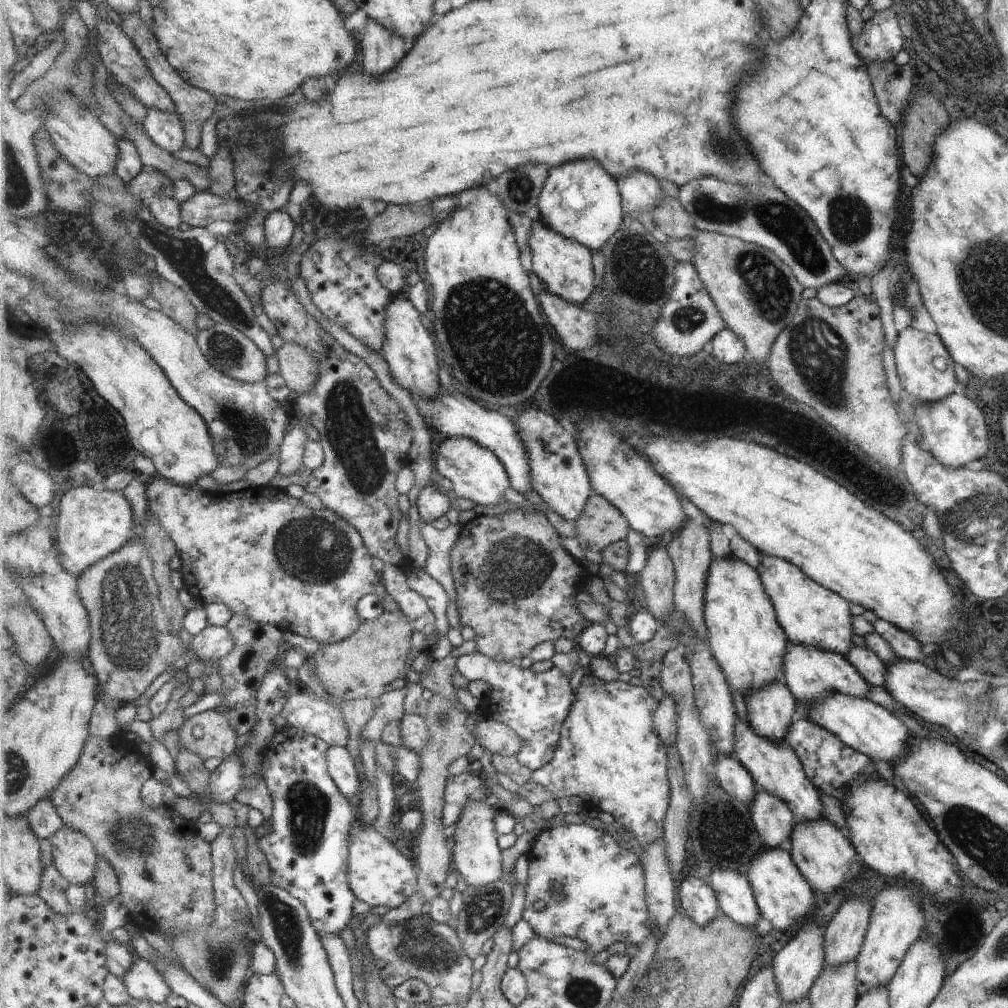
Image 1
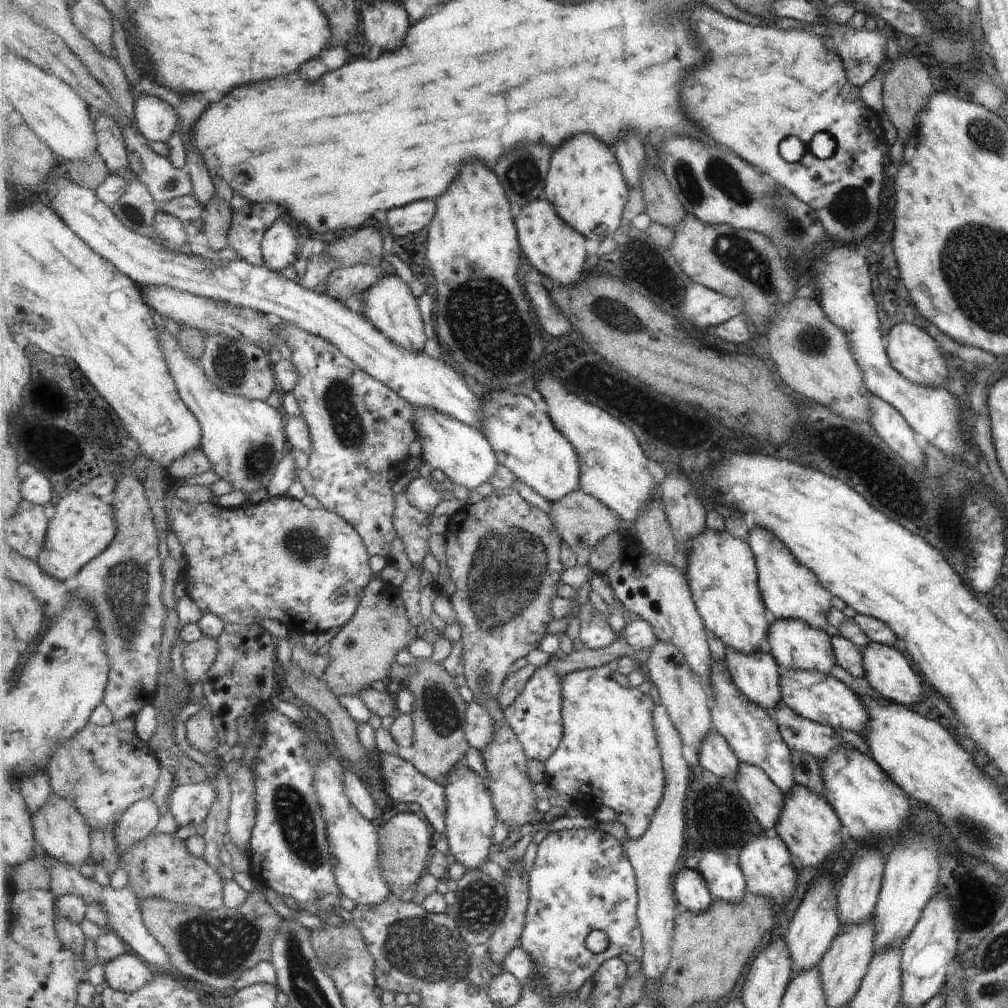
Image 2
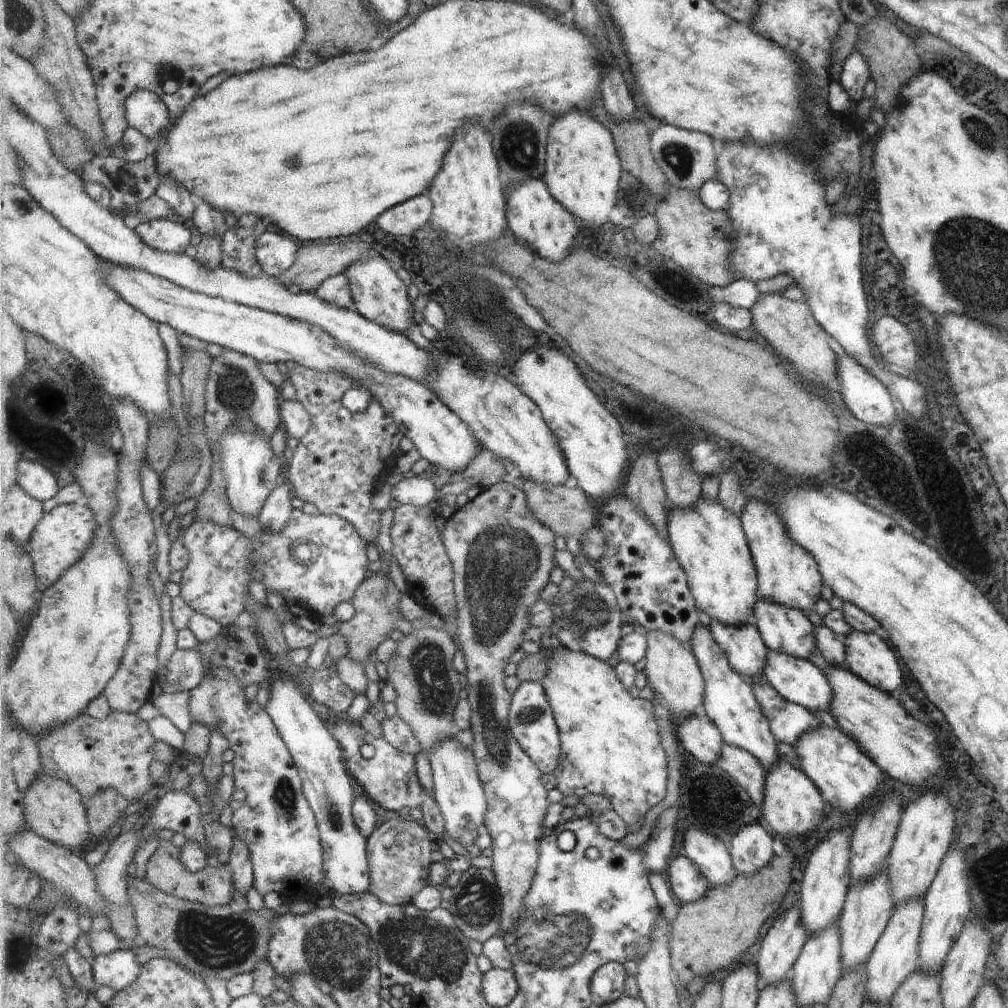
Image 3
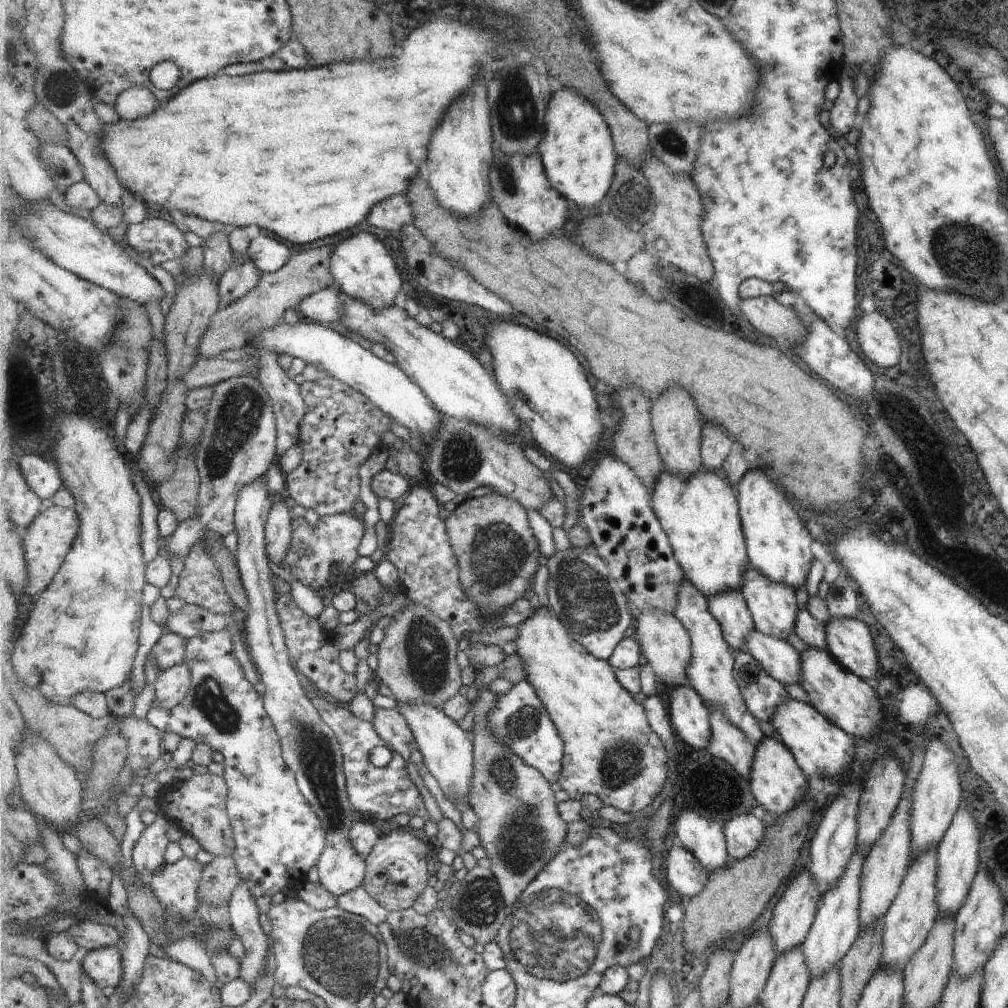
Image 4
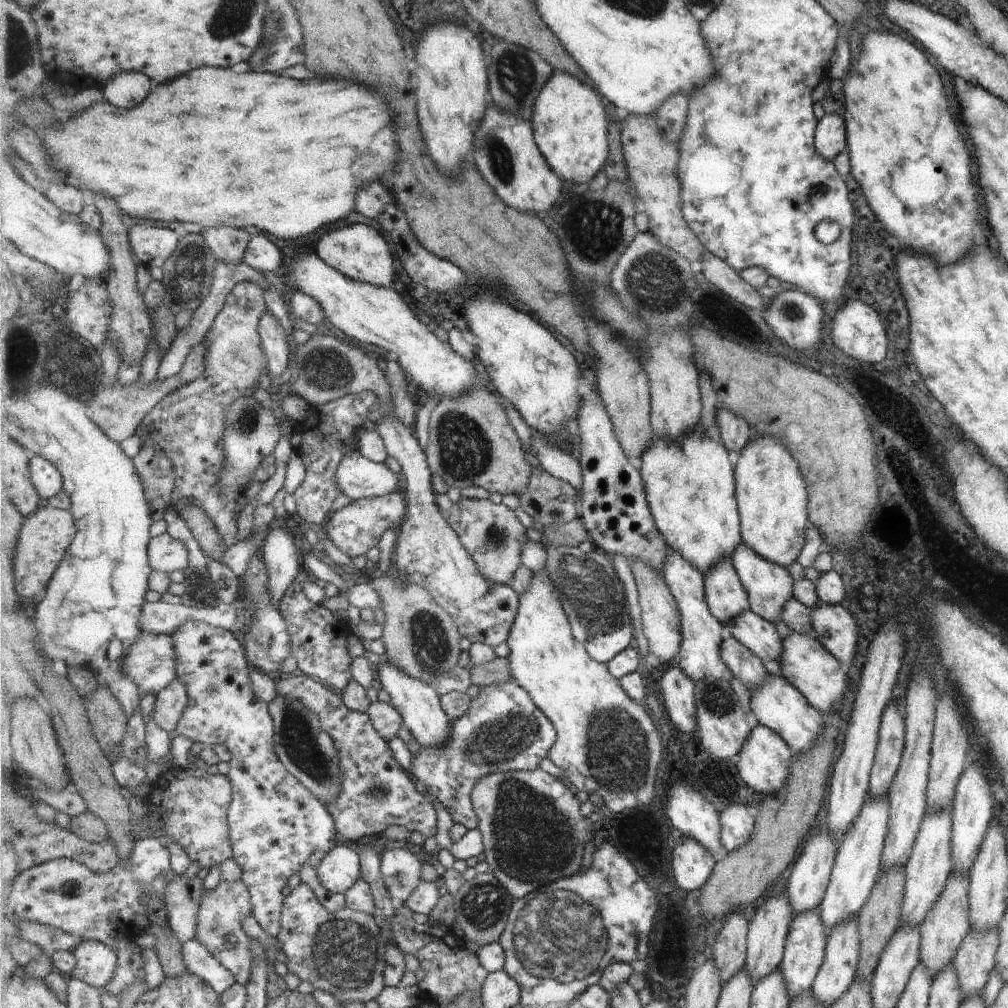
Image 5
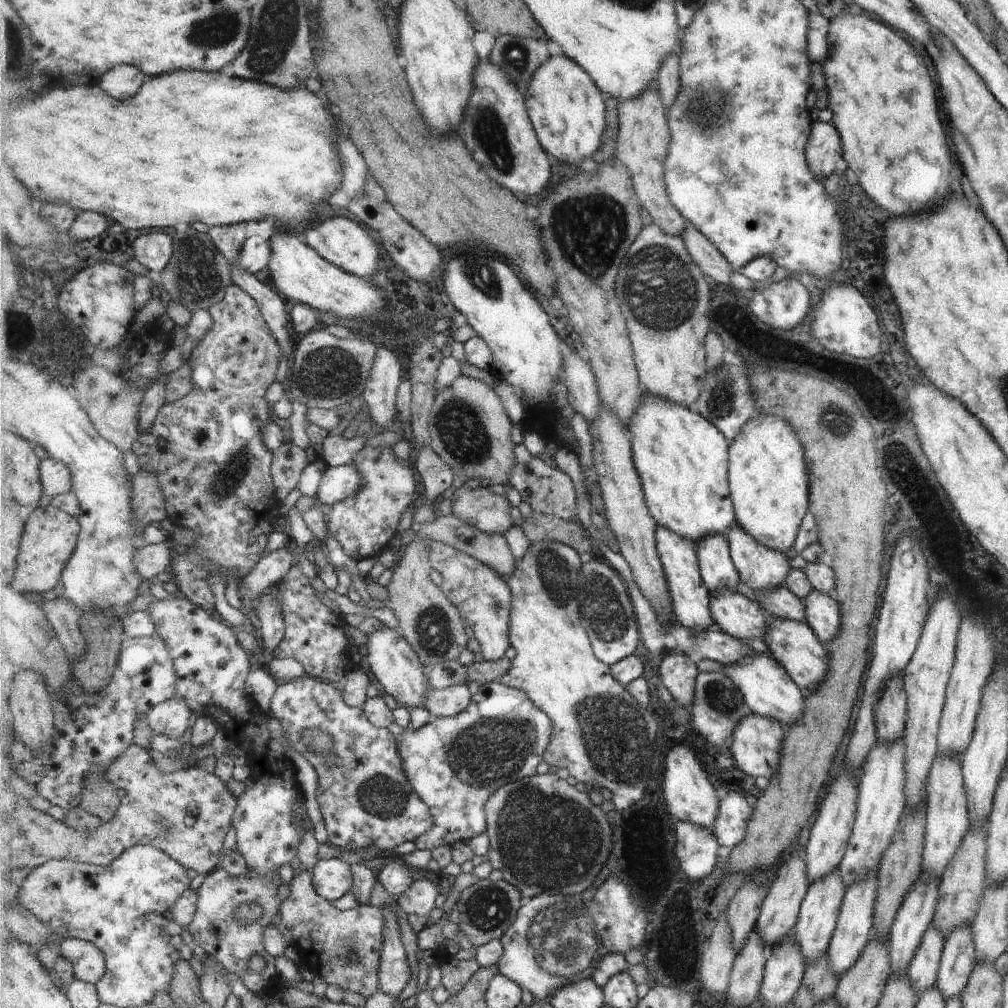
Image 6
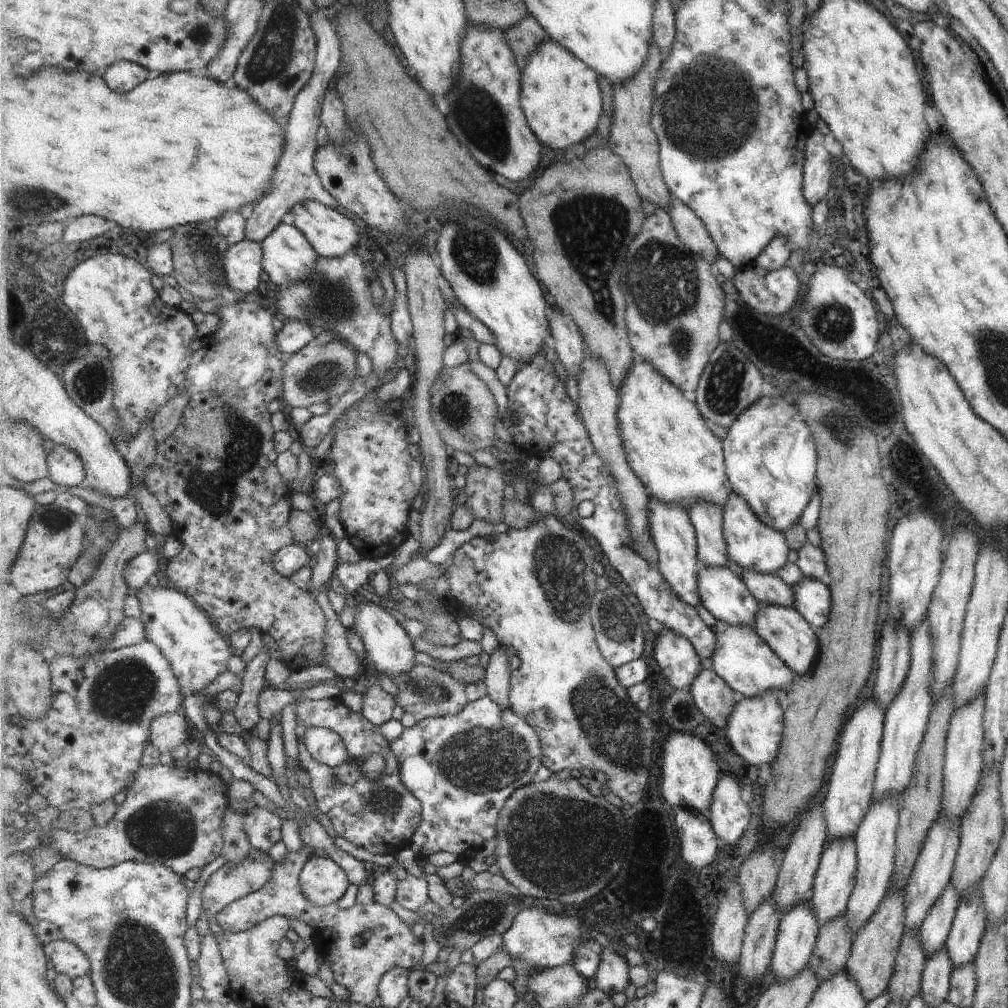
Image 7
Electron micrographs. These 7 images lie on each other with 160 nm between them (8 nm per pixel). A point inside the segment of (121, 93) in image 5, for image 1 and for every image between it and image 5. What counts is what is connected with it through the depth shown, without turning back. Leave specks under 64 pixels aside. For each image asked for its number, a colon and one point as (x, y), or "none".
1: (166, 129)
2: (156, 118)
3: (145, 111)
4: (136, 103)

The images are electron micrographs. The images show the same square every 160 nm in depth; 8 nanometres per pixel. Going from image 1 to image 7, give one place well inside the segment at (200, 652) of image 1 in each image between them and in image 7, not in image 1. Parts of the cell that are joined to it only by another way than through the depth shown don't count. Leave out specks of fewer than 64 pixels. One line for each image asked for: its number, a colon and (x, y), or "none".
2: (198, 657)
3: (185, 671)
4: (172, 685)
5: (170, 705)
6: (173, 718)
7: (169, 731)

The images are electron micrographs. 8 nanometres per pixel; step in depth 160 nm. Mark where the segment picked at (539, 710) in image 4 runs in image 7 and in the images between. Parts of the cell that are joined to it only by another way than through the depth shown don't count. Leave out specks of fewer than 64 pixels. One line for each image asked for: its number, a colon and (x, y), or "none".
5: (505, 730)
6: (455, 763)
7: (463, 768)

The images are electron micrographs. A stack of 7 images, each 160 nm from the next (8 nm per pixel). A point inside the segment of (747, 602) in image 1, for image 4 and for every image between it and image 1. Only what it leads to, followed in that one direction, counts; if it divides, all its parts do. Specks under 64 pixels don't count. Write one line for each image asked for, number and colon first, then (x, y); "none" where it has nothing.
2: (723, 574)
3: (709, 540)
4: (701, 515)

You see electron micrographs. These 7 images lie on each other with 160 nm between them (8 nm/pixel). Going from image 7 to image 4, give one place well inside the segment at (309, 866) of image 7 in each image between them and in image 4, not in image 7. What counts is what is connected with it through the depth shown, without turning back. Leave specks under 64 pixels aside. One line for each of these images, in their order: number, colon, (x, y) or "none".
4: (312, 750)
5: (340, 870)
6: (333, 879)

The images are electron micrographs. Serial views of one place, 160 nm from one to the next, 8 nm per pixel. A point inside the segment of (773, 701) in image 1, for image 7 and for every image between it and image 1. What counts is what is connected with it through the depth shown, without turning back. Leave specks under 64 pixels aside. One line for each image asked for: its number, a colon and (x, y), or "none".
2: (758, 675)
3: (747, 651)
4: (731, 611)
5: (728, 598)
6: (719, 573)
7: (708, 518)

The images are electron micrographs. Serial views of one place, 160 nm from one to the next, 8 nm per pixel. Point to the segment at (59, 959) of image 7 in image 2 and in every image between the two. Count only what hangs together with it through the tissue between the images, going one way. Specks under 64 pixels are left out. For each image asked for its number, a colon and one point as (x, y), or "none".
2: (128, 973)
3: (118, 970)
4: (105, 966)
5: (96, 963)
6: (89, 964)

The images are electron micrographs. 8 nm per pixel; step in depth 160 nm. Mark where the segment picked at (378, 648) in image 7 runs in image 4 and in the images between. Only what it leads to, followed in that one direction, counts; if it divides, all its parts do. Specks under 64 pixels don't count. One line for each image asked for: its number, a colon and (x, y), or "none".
4: (448, 752)
5: (420, 706)
6: (394, 663)

